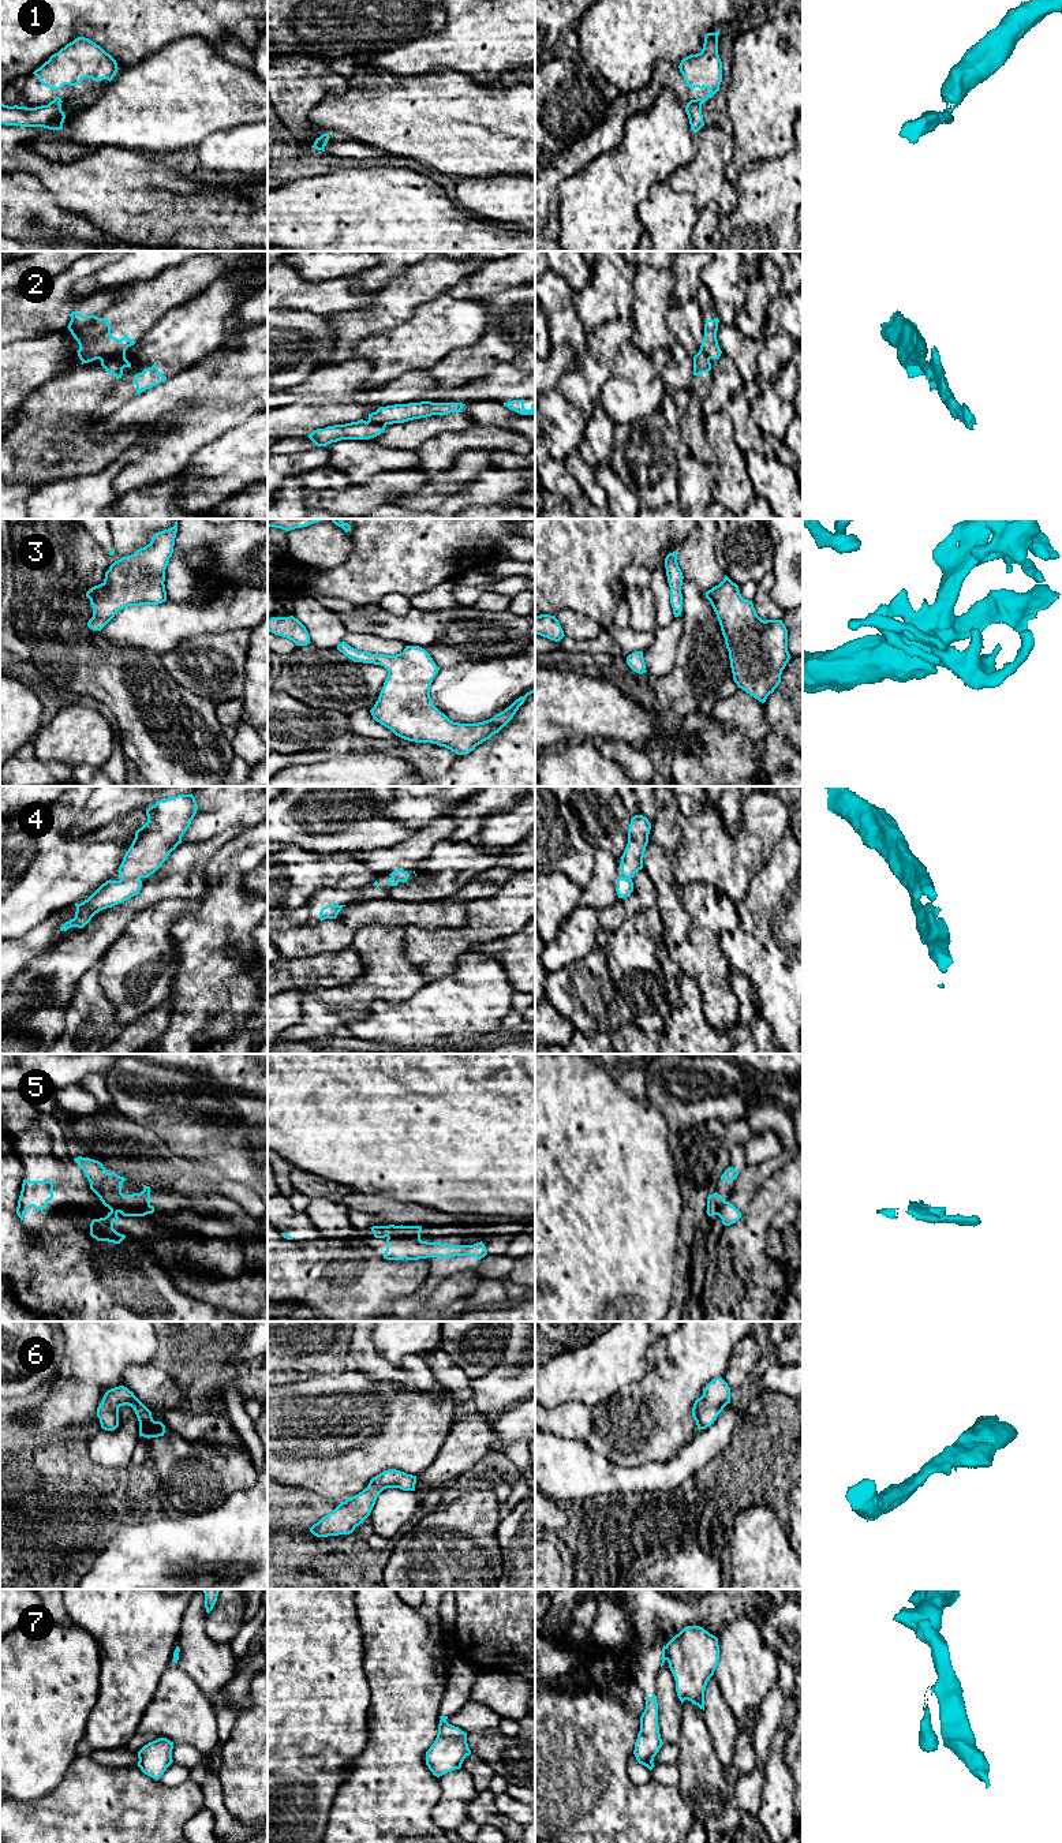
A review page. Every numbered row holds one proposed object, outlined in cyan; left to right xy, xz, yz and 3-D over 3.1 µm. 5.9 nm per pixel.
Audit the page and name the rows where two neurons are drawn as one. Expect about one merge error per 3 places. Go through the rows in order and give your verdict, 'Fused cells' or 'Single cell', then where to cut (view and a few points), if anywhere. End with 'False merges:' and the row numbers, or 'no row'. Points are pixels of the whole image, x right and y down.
1: Fused cells. Split along yz (700, 104), (691, 103), (687, 105)
2: Fused cells. Split along xy (124, 350), (100, 359)
3: Single cell. No split
4: Single cell. No split
5: Fused cells. Split along xz (388, 1236), (414, 1236), (419, 1240)
6: Single cell. No split
7: Fused cells. Split along yz (665, 1647), (666, 1659)
False merges: 1, 2, 5, 7

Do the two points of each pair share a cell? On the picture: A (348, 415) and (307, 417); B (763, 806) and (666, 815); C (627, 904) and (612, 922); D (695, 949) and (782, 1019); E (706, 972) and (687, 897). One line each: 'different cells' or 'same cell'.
A: same cell
B: different cells
C: same cell
D: different cells
E: same cell

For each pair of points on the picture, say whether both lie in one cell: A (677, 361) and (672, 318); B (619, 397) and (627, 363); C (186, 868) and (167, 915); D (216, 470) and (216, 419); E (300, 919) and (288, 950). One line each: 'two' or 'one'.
A: one
B: one
C: two
D: two
E: two

